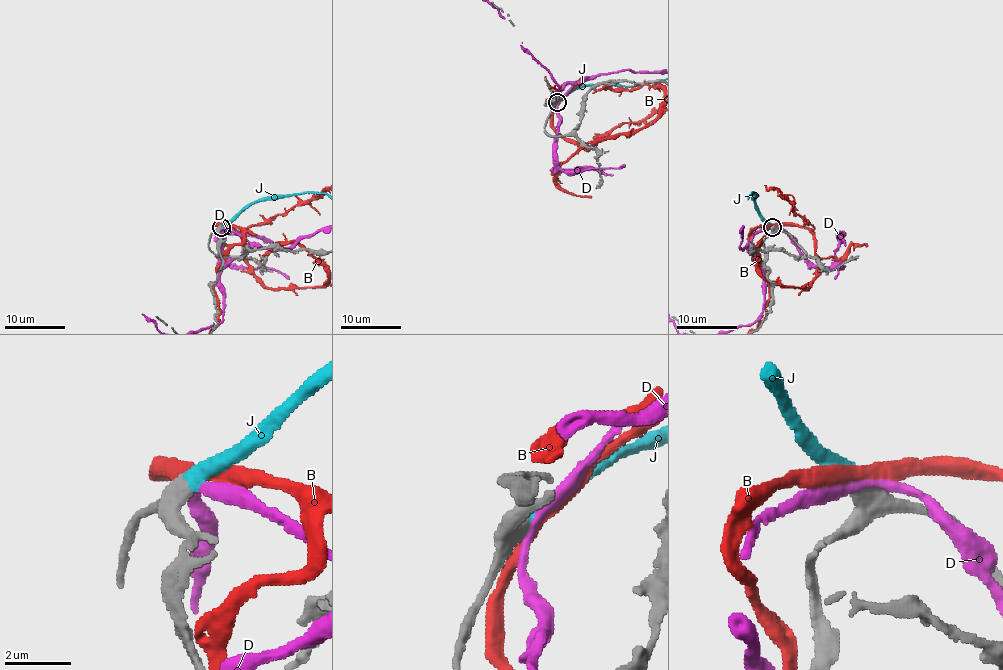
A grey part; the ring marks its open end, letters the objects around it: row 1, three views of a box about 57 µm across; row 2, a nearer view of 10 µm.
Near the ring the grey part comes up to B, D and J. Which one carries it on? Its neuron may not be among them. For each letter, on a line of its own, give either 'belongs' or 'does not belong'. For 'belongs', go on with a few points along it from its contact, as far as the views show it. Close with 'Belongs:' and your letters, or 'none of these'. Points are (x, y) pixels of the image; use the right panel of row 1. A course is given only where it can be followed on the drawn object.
B: does not belong
D: does not belong
J: belongs
Belongs: J

